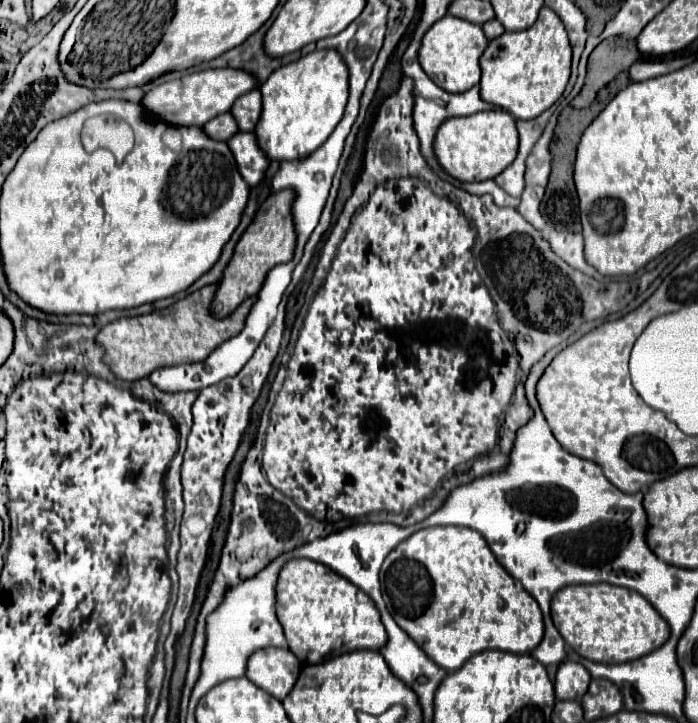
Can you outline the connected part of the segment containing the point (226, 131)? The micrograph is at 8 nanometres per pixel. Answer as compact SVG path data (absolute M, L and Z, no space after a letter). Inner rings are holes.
M225 113L225 115L217 115L217 119L211 119L211 121L205 123L201 129L203 129L211 139L227 141L227 139L231 139L231 137L237 133L237 123L233 121L233 115L231 115L231 113Z

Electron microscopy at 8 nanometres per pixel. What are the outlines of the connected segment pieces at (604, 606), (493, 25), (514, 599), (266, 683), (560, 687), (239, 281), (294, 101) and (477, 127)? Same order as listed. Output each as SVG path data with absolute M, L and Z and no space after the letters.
M607 583L567 585L551 599L551 617L569 647L595 663L625 663L639 659L669 639L669 625L637 591Z
M491 19L491 21L485 21L485 23L481 25L481 29L483 29L483 33L485 33L485 37L487 37L487 39L493 39L493 37L499 37L499 35L501 35L501 31L505 31L505 29L501 27L501 23L499 23L497 19Z
M425 527L425 529L419 529L417 533L413 533L409 539L401 541L399 547L395 547L383 561L383 567L381 567L381 573L379 573L379 579L381 579L381 593L383 593L383 599L385 599L385 605L387 605L387 611L389 615L395 619L395 623L409 635L415 639L415 643L427 653L429 659L433 659L439 667L443 667L445 671L457 671L469 657L485 651L485 649L501 649L501 651L509 651L509 653L531 653L537 643L541 643L541 637L543 637L543 617L541 617L541 609L537 605L537 601L521 587L521 583L517 583L517 579L513 579L495 559L495 555L491 555L491 549L489 545L485 543L485 539L473 531L473 529L467 529L467 527Z
M263 647L249 655L245 677L275 699L285 699L299 677L299 669L301 663L289 649Z
M563 661L555 675L555 695L559 701L563 699L579 701L585 695L589 683L591 683L591 675L583 665L573 661Z
M285 189L285 191L271 193L259 205L251 225L245 229L245 233L237 241L233 257L227 263L223 277L217 285L215 299L211 303L211 315L215 315L217 319L231 315L247 297L257 295L269 269L273 269L279 263L287 263L293 259L293 249L295 249L295 229L293 229L293 219L291 219L293 197L295 197L293 191Z
M313 51L285 67L279 67L259 87L263 95L261 119L257 121L255 135L257 145L265 151L269 161L293 161L305 159L333 133L343 117L349 75L343 59L337 51Z
M501 109L479 111L461 119L447 119L437 131L435 155L445 173L459 181L487 181L497 177L507 165L513 163L519 147L519 133L515 119Z

